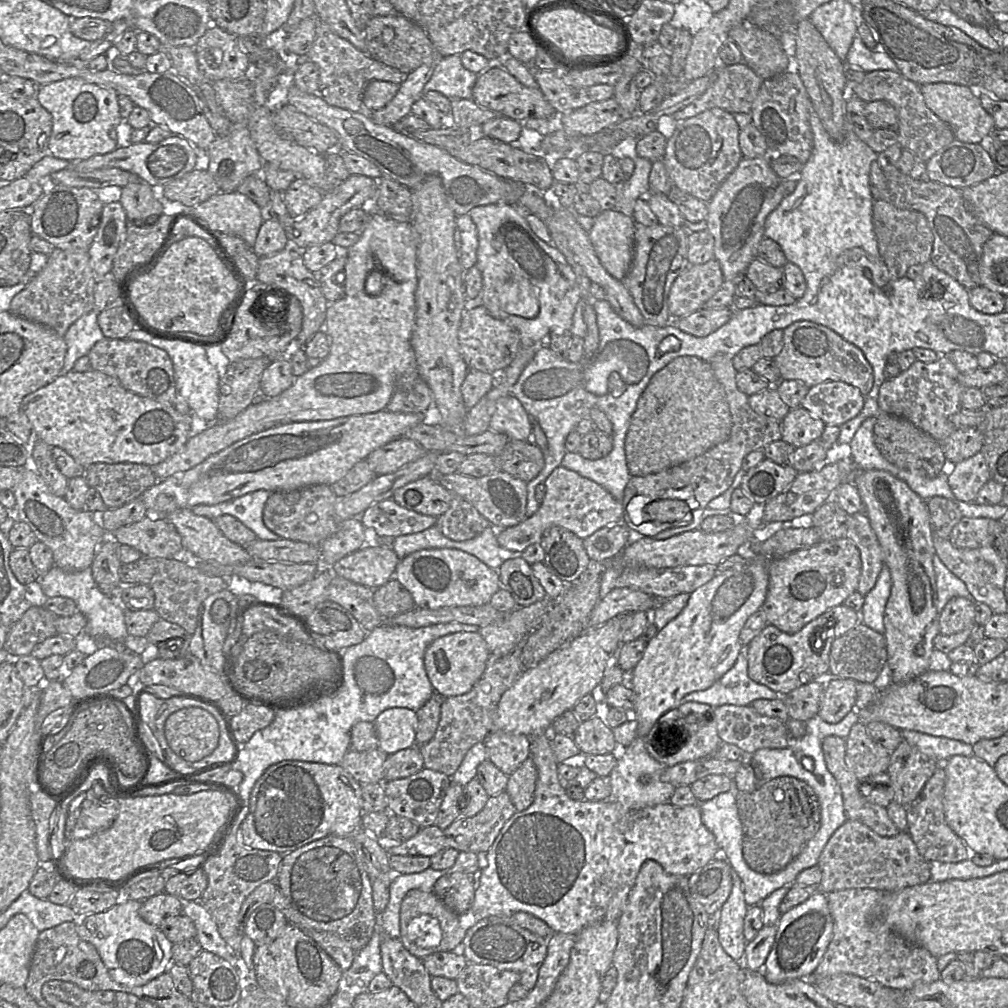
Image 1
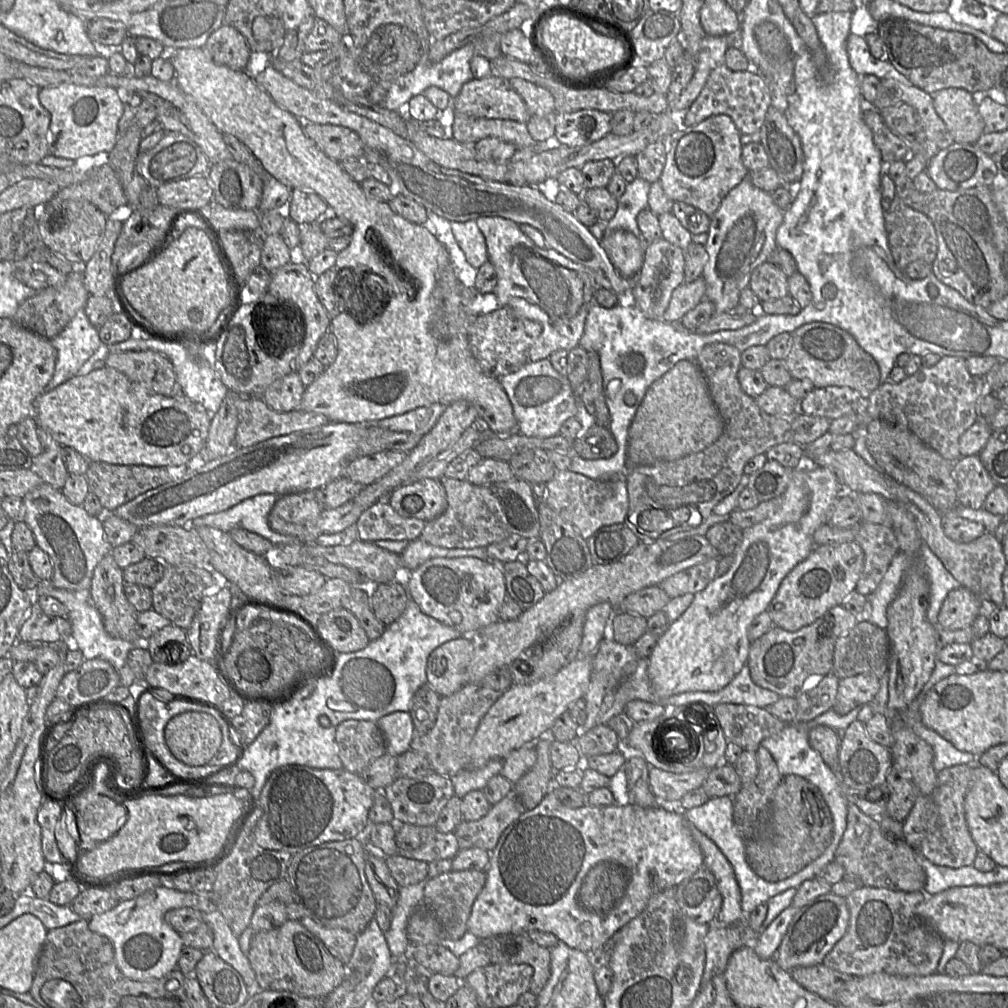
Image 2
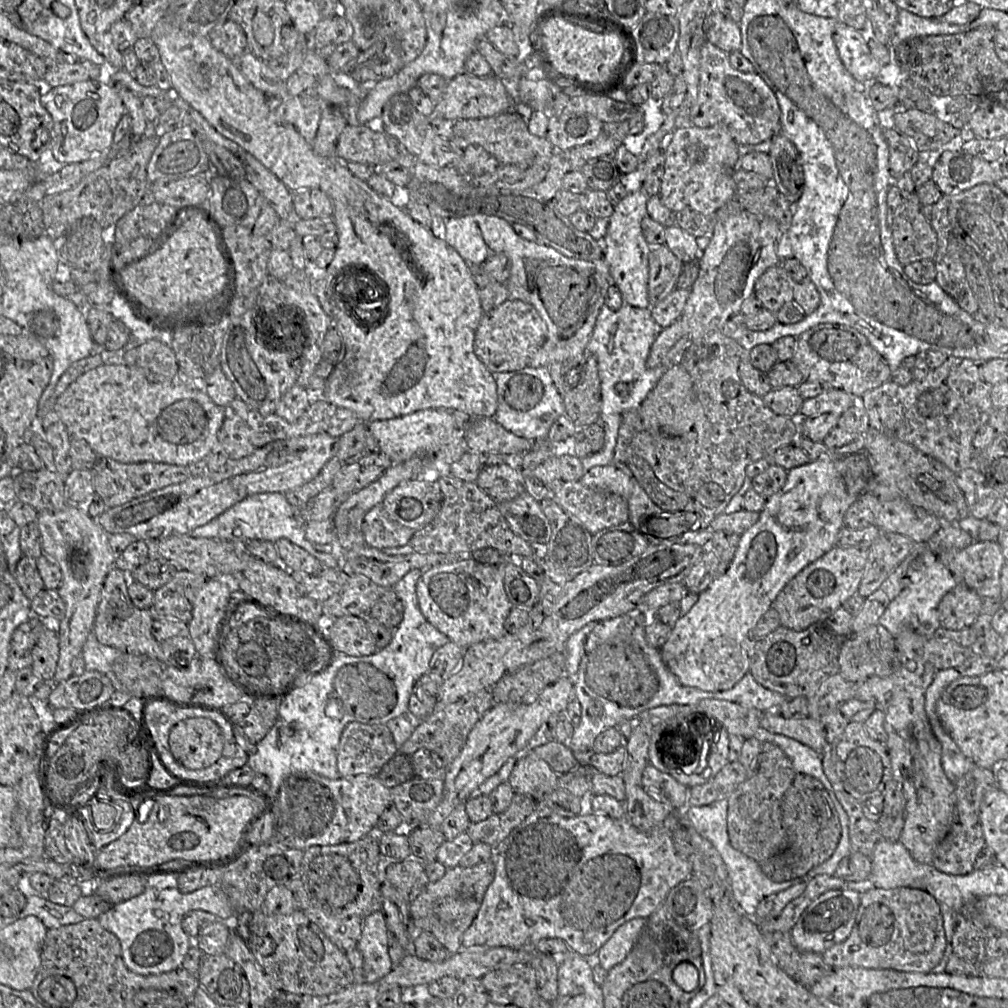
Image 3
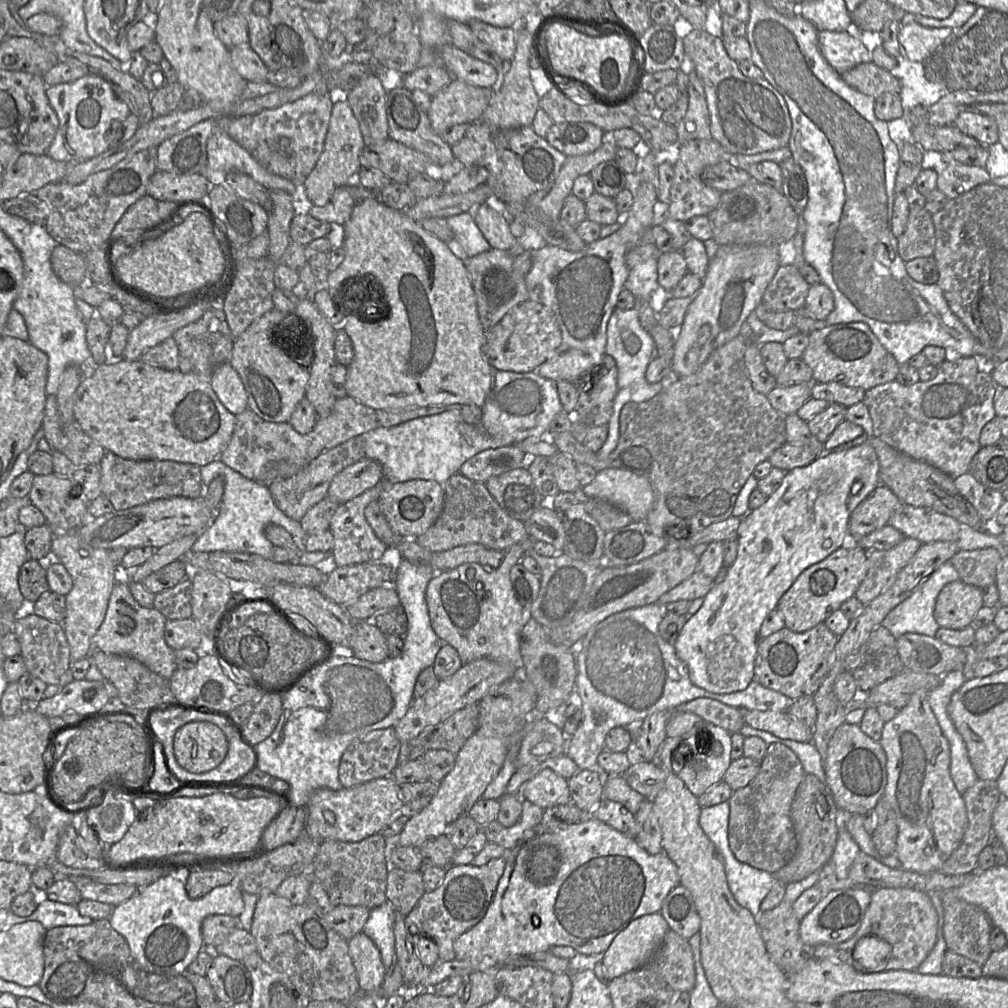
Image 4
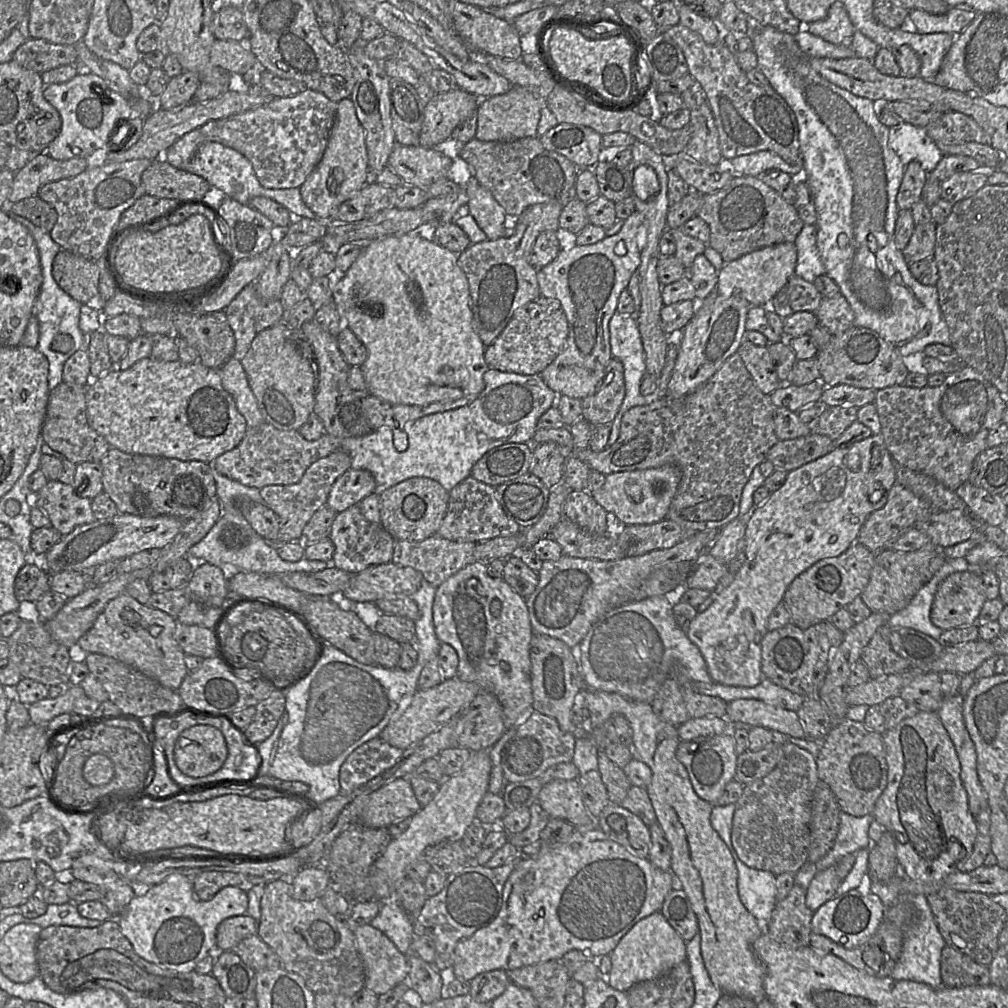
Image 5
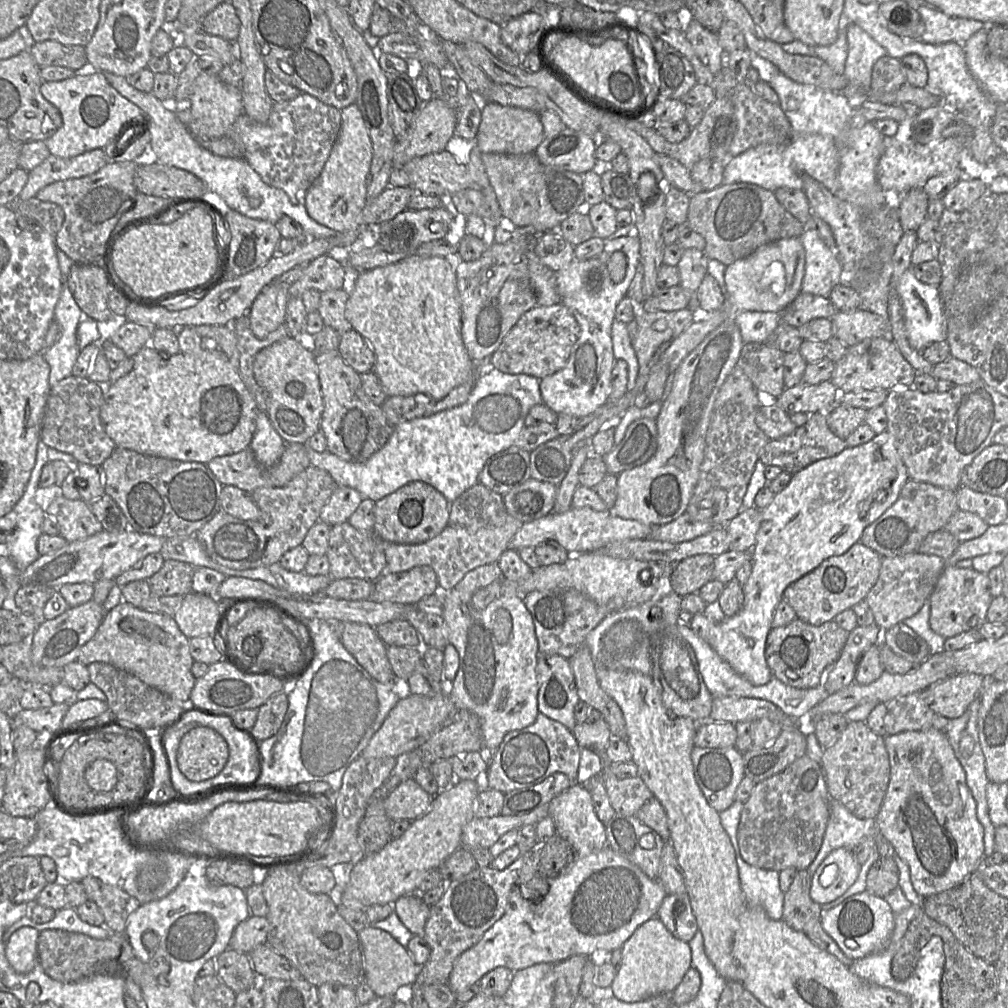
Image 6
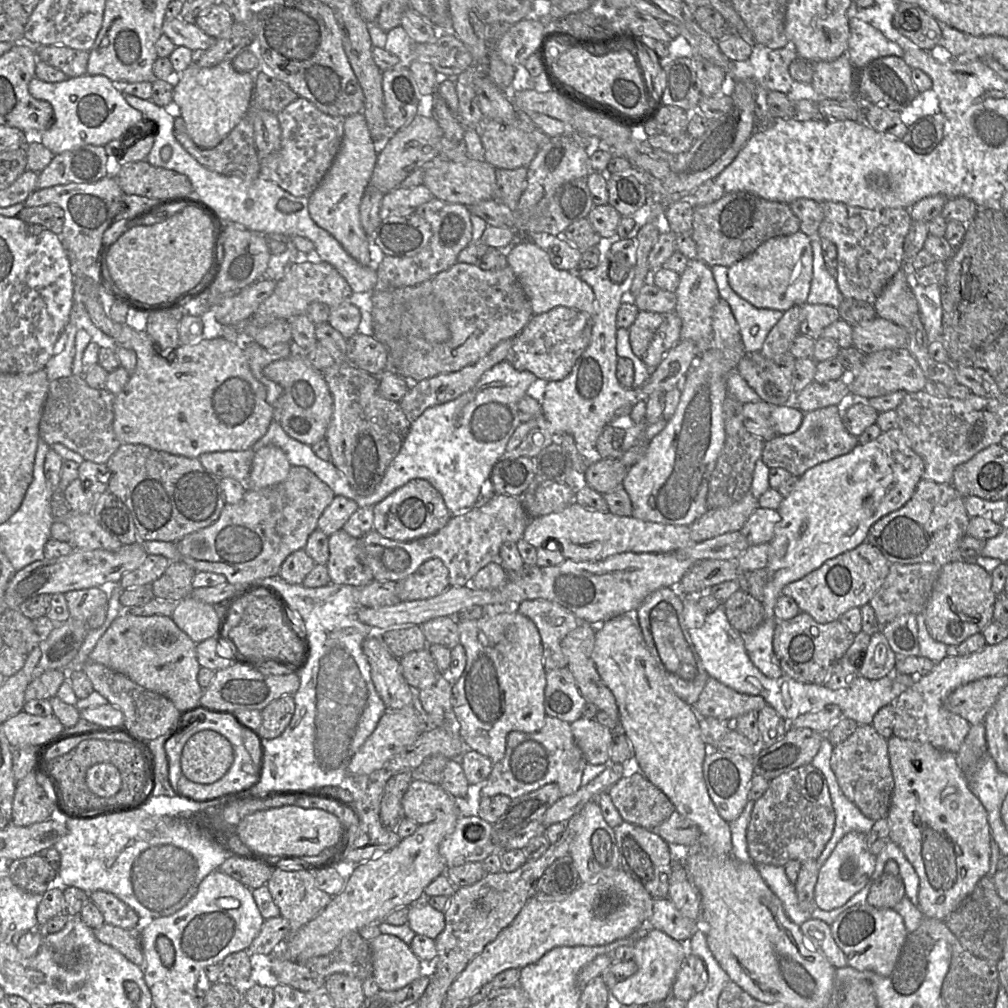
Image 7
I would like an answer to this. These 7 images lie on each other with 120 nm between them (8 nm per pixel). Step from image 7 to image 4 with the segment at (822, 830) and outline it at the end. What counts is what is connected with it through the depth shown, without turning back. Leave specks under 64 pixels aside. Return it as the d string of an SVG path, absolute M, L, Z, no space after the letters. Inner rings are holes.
M781 743L768 745L758 774L747 786L734 790L728 800L728 843L738 861L773 874L794 857L797 838L790 809L805 774L800 760L789 747Z

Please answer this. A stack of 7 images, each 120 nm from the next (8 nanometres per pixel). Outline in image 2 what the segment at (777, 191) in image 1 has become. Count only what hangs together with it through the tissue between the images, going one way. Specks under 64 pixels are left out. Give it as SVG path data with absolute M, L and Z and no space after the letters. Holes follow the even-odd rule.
M745 178L724 197L711 219L708 241L704 245L709 258L702 272L706 283L705 299L714 303L716 312L731 311L739 304L740 293L749 287L753 270L766 262L770 253L777 247L776 234L783 222L784 213L774 203L771 193L754 186L749 178Z

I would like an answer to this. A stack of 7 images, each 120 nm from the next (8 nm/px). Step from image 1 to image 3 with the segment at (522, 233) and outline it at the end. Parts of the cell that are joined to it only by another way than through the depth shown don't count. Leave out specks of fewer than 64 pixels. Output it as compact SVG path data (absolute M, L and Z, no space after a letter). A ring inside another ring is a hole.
M477 214L474 216L474 220L477 222L491 254L503 254L512 263L510 276L506 282L508 300L521 300L532 305L546 323L546 341L536 352L529 365L533 368L549 367L553 362L564 362L574 357L582 357L587 352L587 345L597 316L605 305L608 288L614 284L606 261L603 258L594 261L568 258L552 247L521 238L515 233L510 223L496 216Z

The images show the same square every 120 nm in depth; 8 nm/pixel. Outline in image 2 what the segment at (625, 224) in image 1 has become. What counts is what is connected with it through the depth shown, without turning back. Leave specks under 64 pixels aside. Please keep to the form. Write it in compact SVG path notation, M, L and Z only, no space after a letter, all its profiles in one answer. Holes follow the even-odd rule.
M615 230L605 234L601 244L621 276L636 277L643 265L645 241L629 231Z

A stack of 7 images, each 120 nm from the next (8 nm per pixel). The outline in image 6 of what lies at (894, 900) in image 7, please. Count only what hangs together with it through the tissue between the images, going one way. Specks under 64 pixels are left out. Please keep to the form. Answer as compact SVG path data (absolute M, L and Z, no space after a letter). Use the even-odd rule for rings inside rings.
M880 857L869 869L866 891L884 898L898 887L899 870L893 858Z

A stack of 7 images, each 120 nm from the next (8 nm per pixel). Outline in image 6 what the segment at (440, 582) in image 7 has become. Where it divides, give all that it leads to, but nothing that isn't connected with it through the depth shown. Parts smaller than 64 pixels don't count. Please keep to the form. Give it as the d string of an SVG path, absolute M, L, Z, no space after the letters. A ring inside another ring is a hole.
M428 565L416 566L400 573L385 571L374 581L374 585L368 600L406 605L416 605L439 591L437 575Z

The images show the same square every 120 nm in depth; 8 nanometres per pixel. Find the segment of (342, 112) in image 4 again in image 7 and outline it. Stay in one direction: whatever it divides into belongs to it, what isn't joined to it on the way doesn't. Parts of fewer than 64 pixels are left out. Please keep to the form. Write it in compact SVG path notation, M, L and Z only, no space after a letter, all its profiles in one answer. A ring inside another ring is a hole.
M363 112L344 119L344 134L339 151L317 188L309 196L312 220L329 232L358 263L373 266L367 235L360 222L360 203L377 160L378 145L370 135Z

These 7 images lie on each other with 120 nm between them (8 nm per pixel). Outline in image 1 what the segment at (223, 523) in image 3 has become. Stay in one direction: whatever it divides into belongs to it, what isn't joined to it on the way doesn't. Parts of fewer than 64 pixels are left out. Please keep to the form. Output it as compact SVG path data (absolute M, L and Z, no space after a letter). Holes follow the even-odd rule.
M257 490L236 499L216 505L196 505L192 507L195 515L211 520L222 515L231 515L251 529L260 540L278 540L280 536L270 531L263 522L263 510L271 492Z

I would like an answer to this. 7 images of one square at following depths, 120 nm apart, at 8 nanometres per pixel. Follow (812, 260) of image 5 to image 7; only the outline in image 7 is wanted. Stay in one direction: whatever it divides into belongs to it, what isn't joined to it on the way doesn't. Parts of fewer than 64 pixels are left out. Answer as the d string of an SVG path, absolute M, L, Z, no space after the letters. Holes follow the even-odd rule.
M815 235L811 238L813 251L813 276L806 303L824 304L838 308L843 295L838 289L836 277L827 270L822 253L821 238Z

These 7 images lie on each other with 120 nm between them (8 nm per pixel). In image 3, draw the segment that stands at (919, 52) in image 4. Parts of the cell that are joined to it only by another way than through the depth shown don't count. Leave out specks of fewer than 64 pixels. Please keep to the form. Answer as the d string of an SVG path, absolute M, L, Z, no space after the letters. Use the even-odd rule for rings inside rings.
M899 9L894 36L890 41L889 48L897 46L903 40L914 37L946 35L966 31L970 31L970 25L949 24Z

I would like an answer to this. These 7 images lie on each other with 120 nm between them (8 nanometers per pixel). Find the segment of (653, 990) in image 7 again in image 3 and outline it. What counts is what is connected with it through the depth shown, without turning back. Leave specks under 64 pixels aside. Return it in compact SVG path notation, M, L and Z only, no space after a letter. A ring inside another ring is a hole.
M634 918L625 922L613 933L598 951L600 965L604 970L608 972L626 958L637 942L645 924L645 918Z

